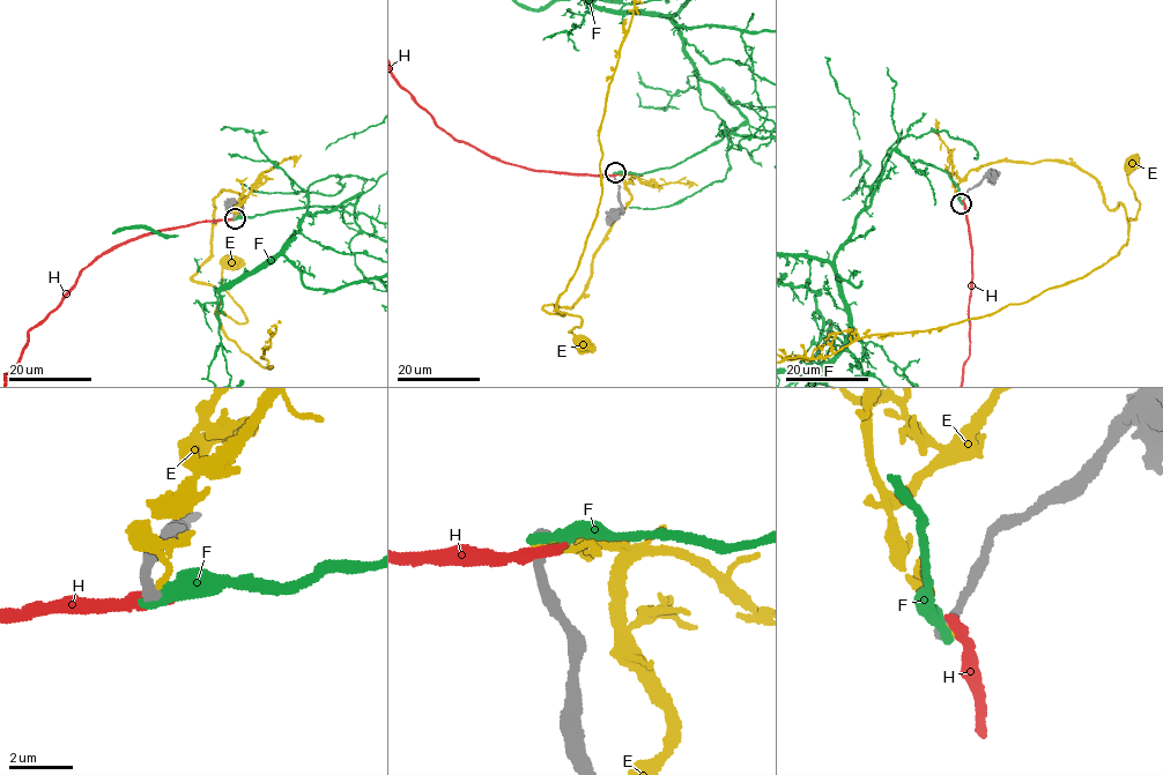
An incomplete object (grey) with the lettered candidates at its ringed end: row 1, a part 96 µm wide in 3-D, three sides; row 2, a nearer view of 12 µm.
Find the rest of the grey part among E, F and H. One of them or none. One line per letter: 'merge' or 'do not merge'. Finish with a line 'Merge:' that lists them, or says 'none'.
E: do not merge
F: do not merge
H: do not merge
Merge: none

